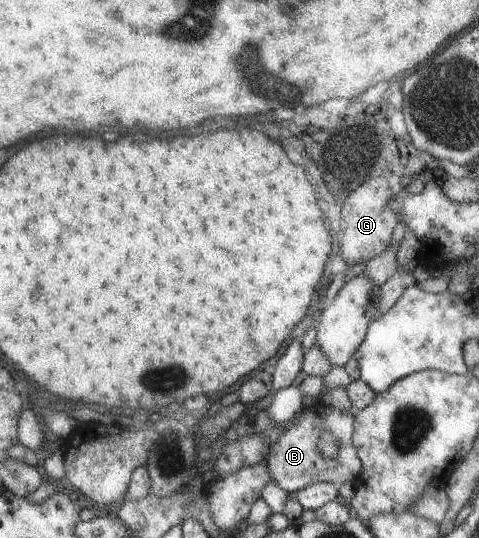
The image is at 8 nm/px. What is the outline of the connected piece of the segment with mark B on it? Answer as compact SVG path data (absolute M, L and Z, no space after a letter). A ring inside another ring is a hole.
M315 404L309 408L304 408L303 412L299 414L297 422L293 422L279 438L277 442L269 445L267 454L264 456L265 468L271 476L271 480L275 483L283 492L287 492L290 497L295 491L298 491L300 488L303 488L307 485L313 484L314 482L332 482L336 485L341 485L343 482L354 483L356 477L359 474L361 468L361 462L357 458L356 450L351 446L351 435L353 432L353 415L349 414L348 410L333 410L333 408L327 408L323 404ZM327 432L335 438L337 442L337 456L335 458L323 458L320 456L317 451L317 440L319 436Z

